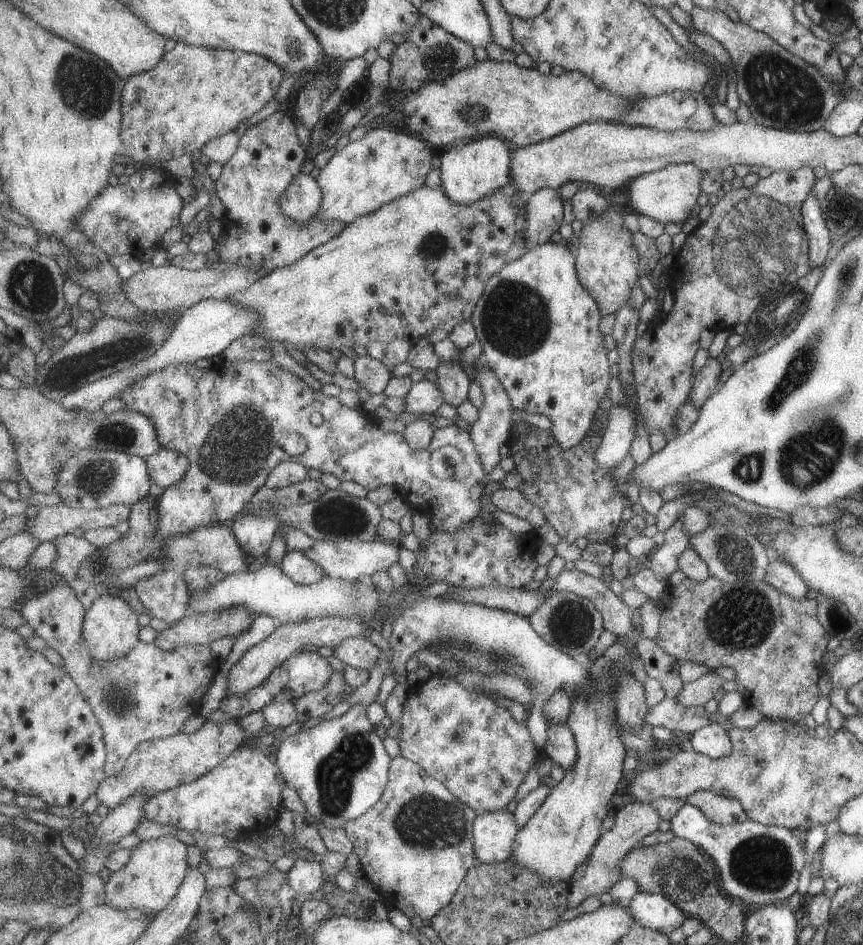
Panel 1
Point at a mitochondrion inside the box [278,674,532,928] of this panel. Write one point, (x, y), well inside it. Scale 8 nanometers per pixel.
(425, 821)

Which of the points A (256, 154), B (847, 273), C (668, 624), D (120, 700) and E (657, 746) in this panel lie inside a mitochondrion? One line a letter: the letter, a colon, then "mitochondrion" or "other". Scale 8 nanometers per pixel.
A: other
B: mitochondrion
C: other
D: mitochondrion
E: other

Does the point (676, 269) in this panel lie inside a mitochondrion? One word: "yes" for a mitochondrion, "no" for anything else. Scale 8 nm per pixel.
no

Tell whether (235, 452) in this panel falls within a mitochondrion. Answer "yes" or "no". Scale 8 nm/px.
yes

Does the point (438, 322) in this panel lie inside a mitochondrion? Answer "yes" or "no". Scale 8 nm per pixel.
no

